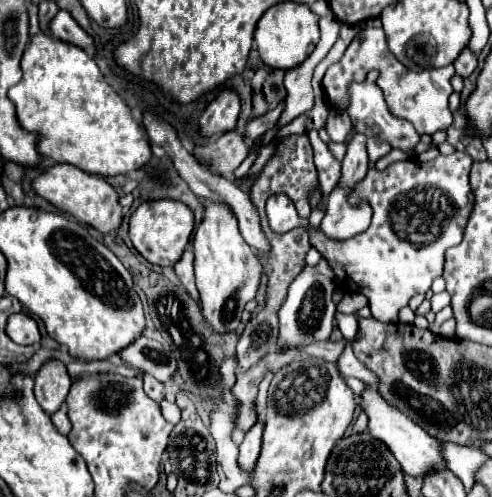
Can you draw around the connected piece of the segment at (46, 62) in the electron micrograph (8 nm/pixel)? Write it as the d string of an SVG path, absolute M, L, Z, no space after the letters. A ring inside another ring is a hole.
M36 33L22 55L22 79L8 91L18 107L18 123L38 135L38 153L56 163L72 163L86 173L120 175L150 163L152 153L128 105L106 83L92 55L46 33Z

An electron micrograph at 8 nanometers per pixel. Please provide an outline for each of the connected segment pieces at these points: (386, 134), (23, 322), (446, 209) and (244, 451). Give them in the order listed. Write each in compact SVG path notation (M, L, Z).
M374 70L370 71L364 82L348 85L348 109L346 109L346 113L352 117L352 123L354 123L358 133L362 133L366 137L384 139L392 147L398 147L398 149L404 149L404 151L412 151L414 145L420 141L420 135L412 127L412 123L408 123L404 119L398 119L388 111L388 107L384 103L384 97L382 97L382 93L380 93L380 89L375 83L377 78L378 71Z
M16 313L8 319L8 327L6 327L8 337L18 343L18 345L36 345L40 341L40 331L38 331L38 323L28 317L26 313Z
M456 151L446 157L438 155L434 161L426 161L426 163L418 159L410 159L410 161L392 163L384 171L378 171L376 167L368 169L366 177L352 187L348 201L352 207L360 205L362 201L368 201L368 205L372 207L372 225L364 233L346 241L332 241L330 237L324 237L322 229L312 229L308 219L300 217L300 227L308 231L310 245L318 249L318 253L328 261L328 265L332 265L332 271L336 275L336 285L366 295L372 317L376 317L378 321L396 323L398 311L406 307L416 293L426 293L432 281L442 275L446 249L458 245L464 233L466 217L464 215L460 217L456 213L460 209L468 209L472 203L472 191L468 183L470 165L472 165L470 155Z
M258 421L244 437L242 445L240 445L240 469L248 469L248 473L254 469L258 453L260 453L260 445L262 445L262 421Z

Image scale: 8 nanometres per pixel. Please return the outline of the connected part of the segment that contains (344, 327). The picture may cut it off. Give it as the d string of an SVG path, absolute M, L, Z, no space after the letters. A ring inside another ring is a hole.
M336 313L336 323L338 323L338 329L342 331L344 339L352 339L358 331L358 319L356 315L344 315L344 313Z

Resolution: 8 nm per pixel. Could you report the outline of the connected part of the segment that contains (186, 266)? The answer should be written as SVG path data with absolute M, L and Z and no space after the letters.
M188 245L188 249L184 251L182 259L174 265L174 271L180 279L180 283L184 285L184 289L190 293L190 297L198 297L198 289L194 283L194 253L192 253L192 245Z

